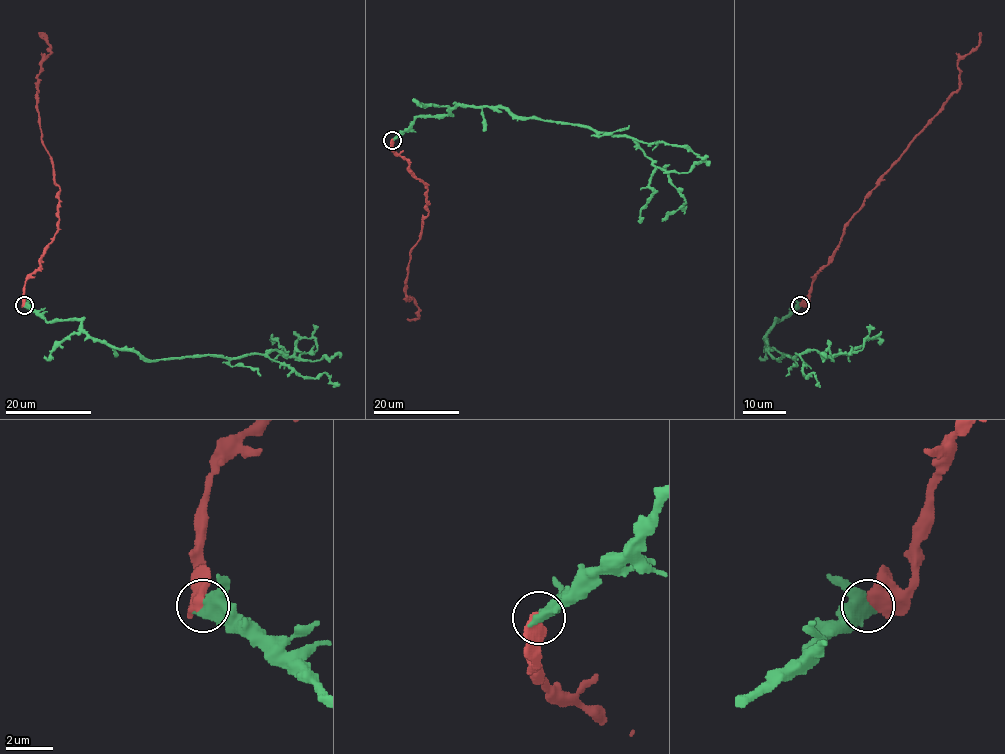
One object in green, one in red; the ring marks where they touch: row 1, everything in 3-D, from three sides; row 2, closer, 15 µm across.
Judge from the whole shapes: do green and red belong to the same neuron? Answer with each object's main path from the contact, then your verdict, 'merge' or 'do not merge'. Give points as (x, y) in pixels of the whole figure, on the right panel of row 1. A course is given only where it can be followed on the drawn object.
course green (801, 304), (776, 320), (766, 338), (777, 360), (817, 350), (825, 356), (857, 353), (881, 331); course red (801, 304), (837, 248), (843, 225), (958, 89), (957, 62), (979, 45), (980, 32); do not merge

